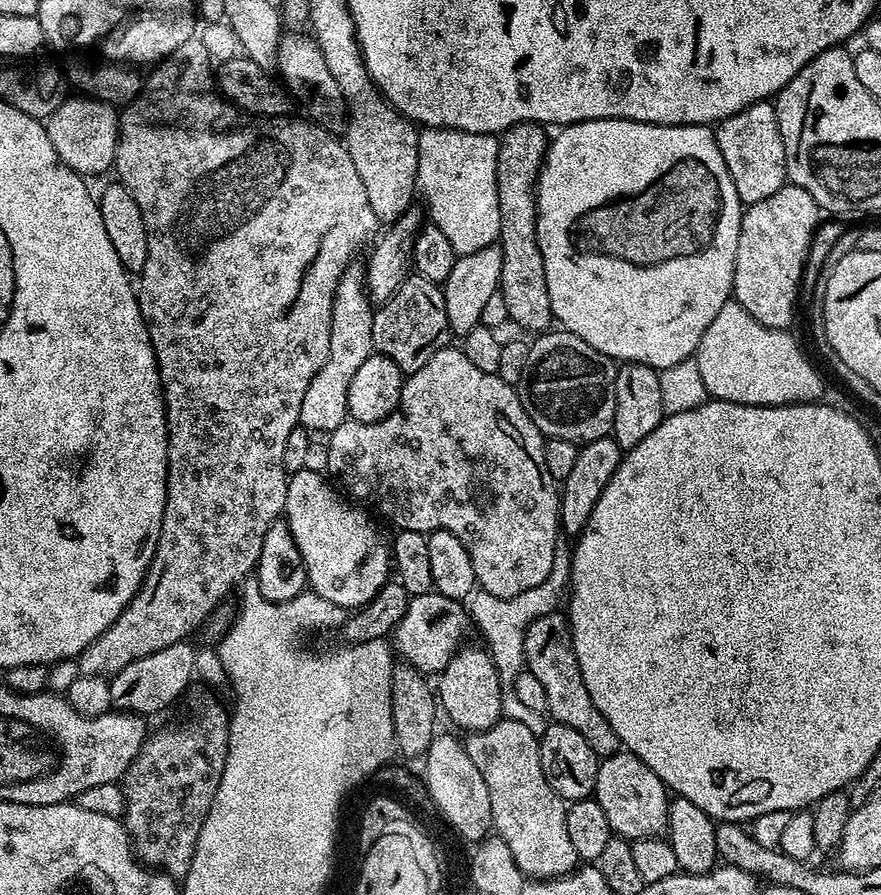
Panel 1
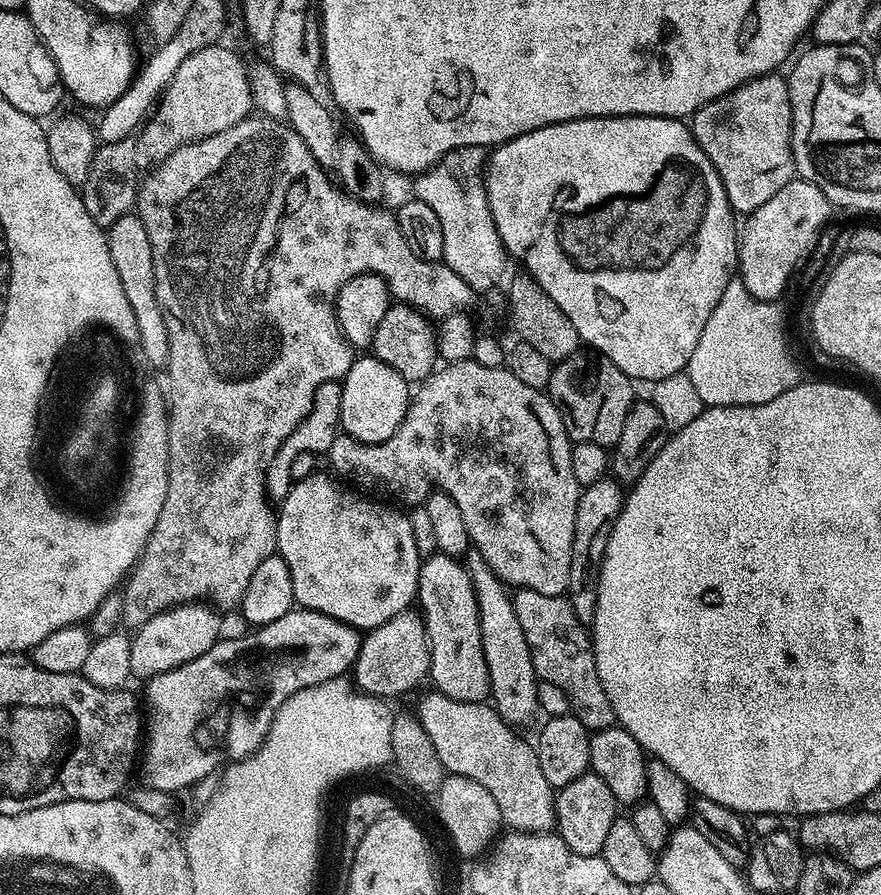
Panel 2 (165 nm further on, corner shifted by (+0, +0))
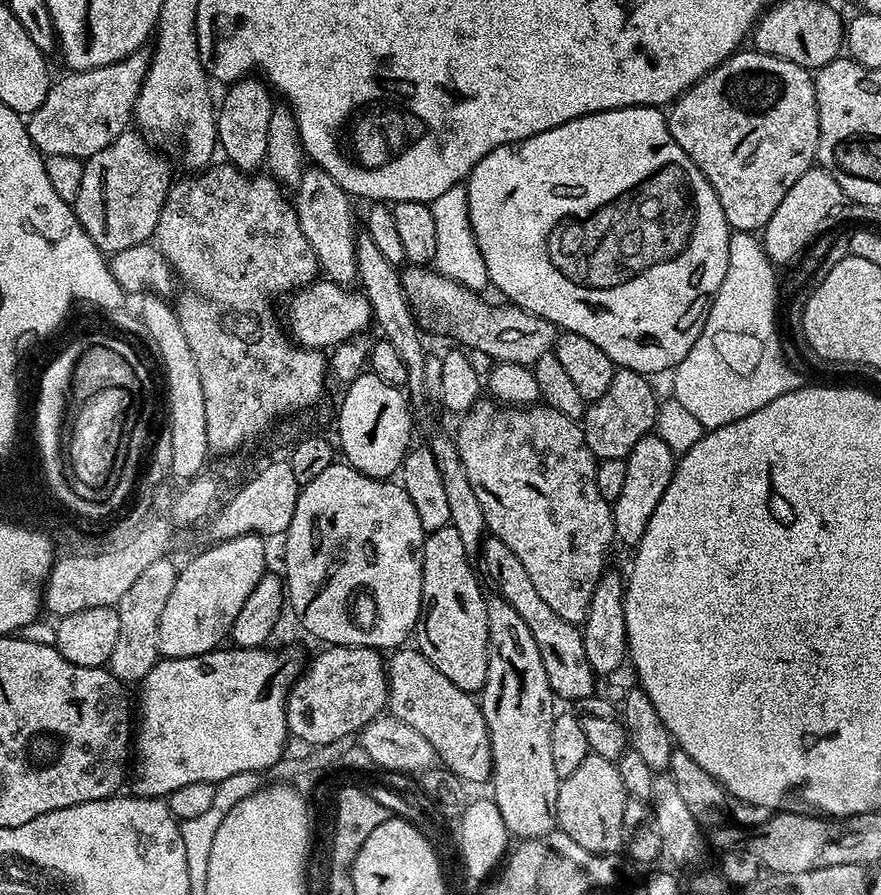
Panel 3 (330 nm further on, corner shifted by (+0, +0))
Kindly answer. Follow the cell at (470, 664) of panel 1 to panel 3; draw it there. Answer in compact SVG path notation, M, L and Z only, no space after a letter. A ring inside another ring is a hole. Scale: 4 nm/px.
M446 527L427 533L424 538L424 577L420 621L414 633L415 647L454 686L469 694L479 693L486 682L488 665L488 623L486 622L486 592L480 589L472 573L473 561L462 546L458 530Z

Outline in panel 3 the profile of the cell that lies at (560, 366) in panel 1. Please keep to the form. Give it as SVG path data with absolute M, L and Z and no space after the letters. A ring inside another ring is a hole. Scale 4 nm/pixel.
M617 369L610 389L596 400L600 404L600 453L596 457L599 461L625 459L635 441L649 435L655 427L660 400L647 380L641 372Z

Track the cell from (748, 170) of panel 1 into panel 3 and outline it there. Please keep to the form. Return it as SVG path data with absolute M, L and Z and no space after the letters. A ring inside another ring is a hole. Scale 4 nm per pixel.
M738 50L729 60L723 60L716 68L709 70L698 83L685 90L677 100L673 100L667 109L666 119L674 143L682 146L682 150L686 150L690 162L694 162L694 166L698 166L698 170L702 170L706 182L710 182L710 186L722 206L722 214L726 214L729 229L756 234L766 226L766 222L770 222L770 214L774 214L774 210L778 210L778 202L782 202L782 198L786 198L786 190L790 190L790 186L794 186L794 182L798 182L798 178L802 178L802 174L806 174L809 168L813 167L818 150L820 127L816 109L816 81L813 73L794 62L771 56L765 52L744 51Z

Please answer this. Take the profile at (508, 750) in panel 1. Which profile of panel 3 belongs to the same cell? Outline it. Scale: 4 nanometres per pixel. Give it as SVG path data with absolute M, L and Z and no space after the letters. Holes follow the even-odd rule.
M401 646L395 649L387 657L386 667L387 711L402 722L406 722L406 726L414 726L414 730L418 730L418 734L422 734L422 738L430 742L430 746L436 751L439 763L449 772L454 773L458 780L465 781L469 785L480 784L483 780L485 783L492 775L492 747L488 741L488 727L477 697L454 686L454 682L450 682L450 678L446 678L446 674L442 674L442 670L438 670L438 666L434 666L434 662L426 659L415 646Z

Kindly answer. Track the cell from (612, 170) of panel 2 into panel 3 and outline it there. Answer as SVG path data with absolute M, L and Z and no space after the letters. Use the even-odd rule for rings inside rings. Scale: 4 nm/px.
M659 107L615 108L614 110L606 110L605 112L595 112L589 116L574 118L562 126L554 126L550 130L538 133L536 136L527 136L525 140L521 140L515 144L506 144L495 148L490 154L483 156L472 168L472 172L468 175L466 181L466 191L468 194L469 220L472 223L477 244L481 248L482 258L485 259L488 279L491 287L493 289L496 287L497 290L505 296L503 298L505 301L515 304L517 308L524 308L526 311L532 312L535 316L540 316L544 320L549 320L551 324L556 325L557 329L563 330L564 332L577 332L578 334L582 334L582 338L590 338L590 342L594 342L594 346L598 346L598 350L602 350L612 359L613 365L615 365L617 369L629 368L632 371L643 374L664 371L667 373L669 370L675 369L676 365L682 362L682 358L686 358L690 346L694 346L694 342L700 333L700 328L704 324L704 317L708 311L708 305L711 304L712 298L718 290L718 286L722 286L722 278L726 278L730 229L726 222L726 214L722 214L722 206L718 202L718 198L714 194L710 182L706 182L702 170L698 170L698 166L694 166L694 162L690 162L686 150L682 150L682 146L674 143L670 130L668 129L668 121L665 113L661 111Z

